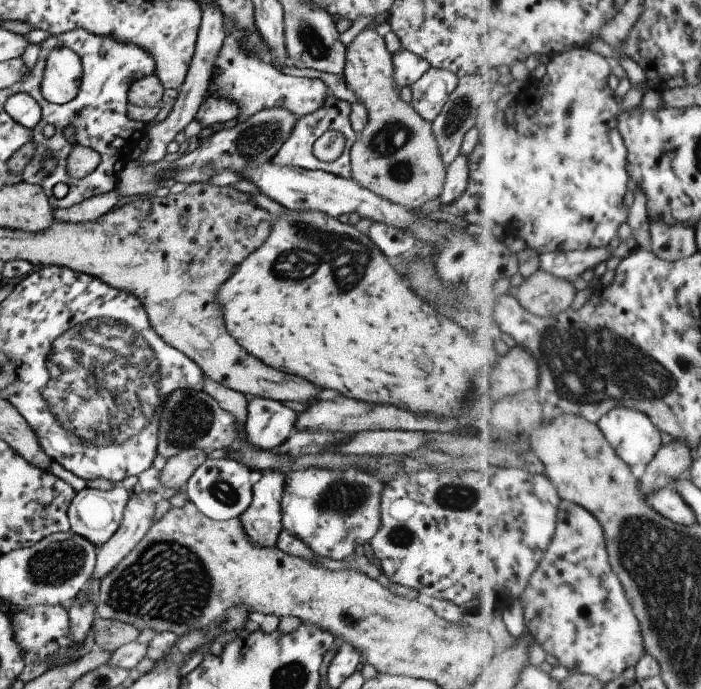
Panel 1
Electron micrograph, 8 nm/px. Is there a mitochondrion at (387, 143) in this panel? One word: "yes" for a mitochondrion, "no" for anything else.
yes

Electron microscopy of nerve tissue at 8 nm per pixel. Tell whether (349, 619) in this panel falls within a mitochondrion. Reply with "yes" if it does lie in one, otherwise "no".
no

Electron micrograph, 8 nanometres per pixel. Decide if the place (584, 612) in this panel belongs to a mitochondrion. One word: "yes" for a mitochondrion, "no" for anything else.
no

